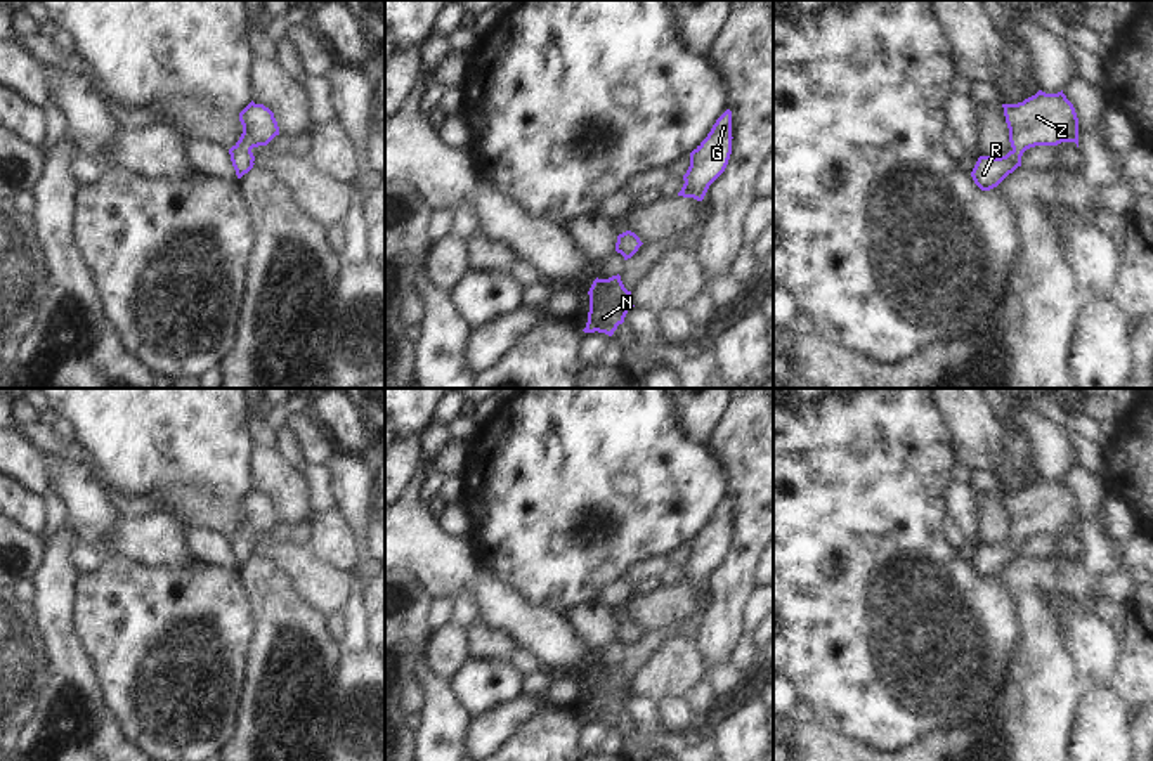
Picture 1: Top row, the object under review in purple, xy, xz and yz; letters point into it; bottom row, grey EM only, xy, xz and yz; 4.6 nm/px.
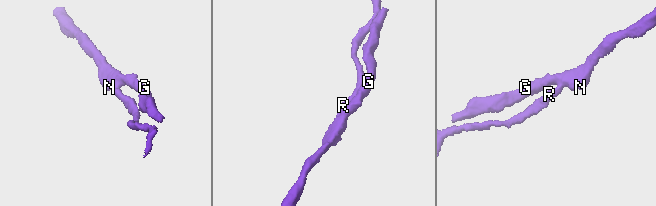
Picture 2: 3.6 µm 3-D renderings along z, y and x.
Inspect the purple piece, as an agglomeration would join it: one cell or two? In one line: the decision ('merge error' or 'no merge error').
no merge error

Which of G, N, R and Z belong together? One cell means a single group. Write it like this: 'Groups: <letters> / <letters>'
Groups: G N R Z

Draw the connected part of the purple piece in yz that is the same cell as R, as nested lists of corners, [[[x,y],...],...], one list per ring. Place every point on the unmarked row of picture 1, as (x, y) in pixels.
[[[1061,480],[1035,484],[1018,492],[1002,492],[1009,517],[1011,539],[1000,546],[980,544],[971,565],[981,579],[997,576],[1021,555],[1021,544],[1035,534],[1075,530],[1078,536],[1078,506],[1073,492]]]

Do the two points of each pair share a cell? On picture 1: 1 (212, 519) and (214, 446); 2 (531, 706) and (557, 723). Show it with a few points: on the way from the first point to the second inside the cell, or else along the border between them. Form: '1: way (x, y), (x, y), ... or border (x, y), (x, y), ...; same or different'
1: border (172, 486), (195, 486), (221, 500), (238, 501); different
2: border (545, 704), (510, 739); different

